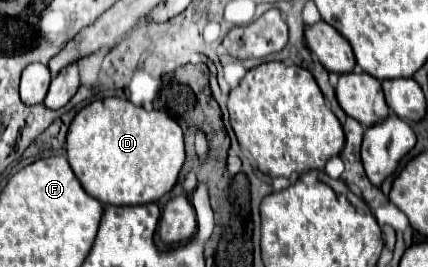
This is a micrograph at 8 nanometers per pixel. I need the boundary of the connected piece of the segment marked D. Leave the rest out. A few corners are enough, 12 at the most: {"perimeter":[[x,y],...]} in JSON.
{"perimeter":[[96,100],[68,162],[114,206],[158,202],[186,158],[164,110]]}

